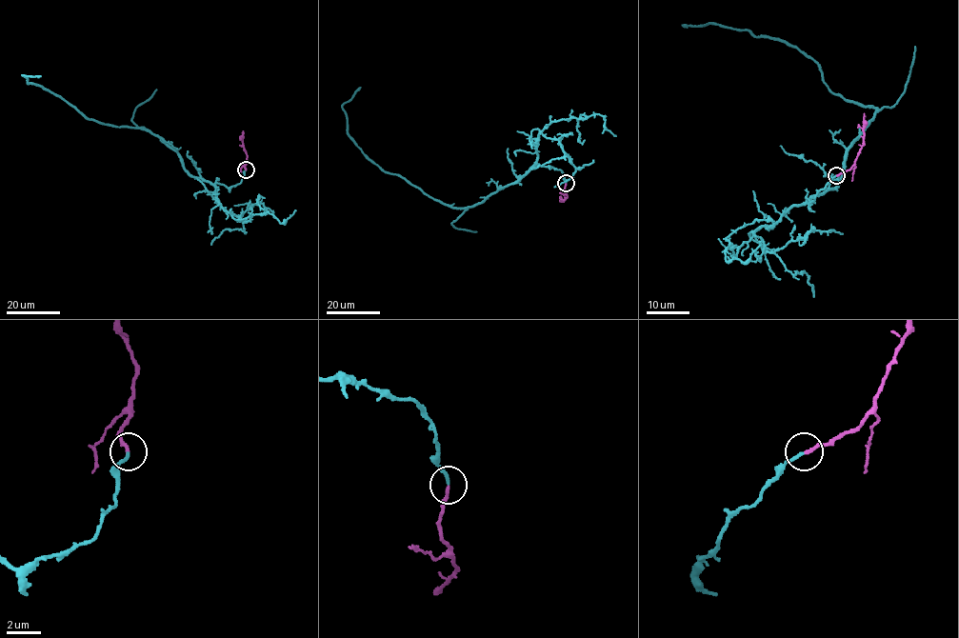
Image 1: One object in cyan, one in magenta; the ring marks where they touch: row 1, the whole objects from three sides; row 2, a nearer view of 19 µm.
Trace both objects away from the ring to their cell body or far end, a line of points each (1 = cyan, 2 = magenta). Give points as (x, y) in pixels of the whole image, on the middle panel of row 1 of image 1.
1: (566, 183), (560, 169), (538, 164), (473, 206), (435, 200), (373, 164), (349, 135), (342, 105), (360, 87)
2: (566, 183), (567, 197), (563, 200)

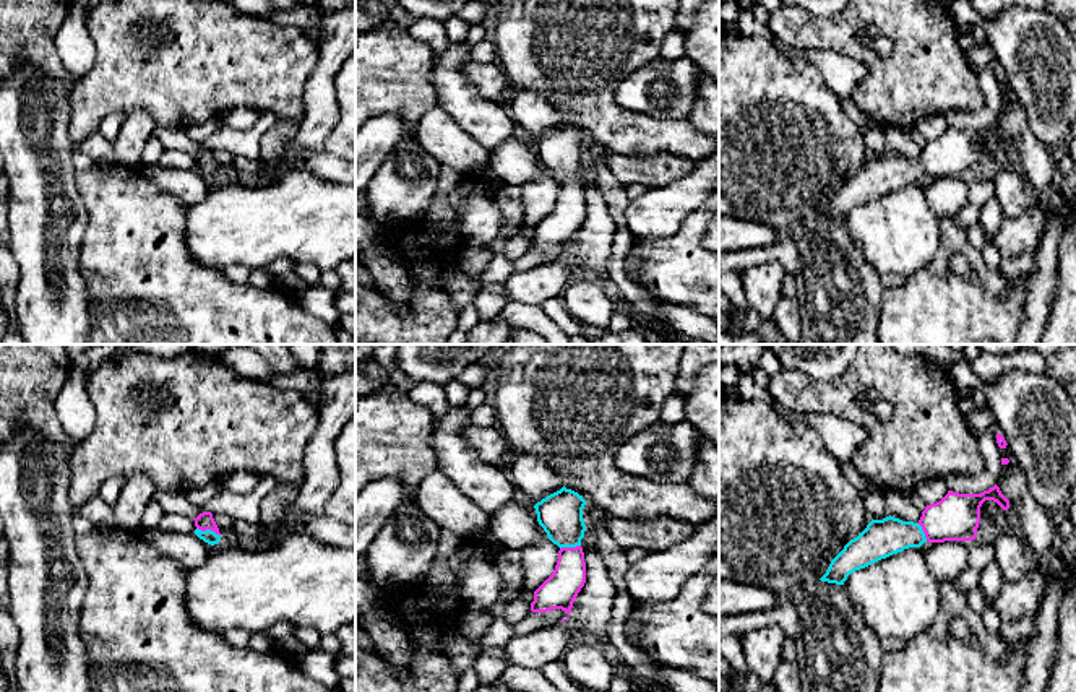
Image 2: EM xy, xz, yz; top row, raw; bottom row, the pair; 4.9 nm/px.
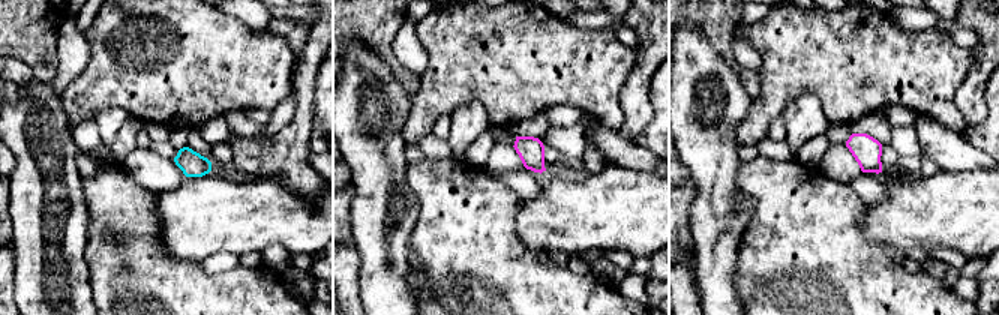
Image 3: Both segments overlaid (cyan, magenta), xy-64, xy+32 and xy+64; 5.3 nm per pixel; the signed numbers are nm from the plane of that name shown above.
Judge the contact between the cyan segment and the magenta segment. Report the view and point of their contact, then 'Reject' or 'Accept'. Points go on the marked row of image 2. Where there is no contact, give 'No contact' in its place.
Touches cyan at xy (208, 530). Accept

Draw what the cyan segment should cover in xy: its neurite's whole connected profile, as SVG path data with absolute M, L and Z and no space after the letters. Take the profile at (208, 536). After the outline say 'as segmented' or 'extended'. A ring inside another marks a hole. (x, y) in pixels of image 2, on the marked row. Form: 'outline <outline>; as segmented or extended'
outline M211 512L200 513L195 520L195 534L204 543L214 546L221 541L219 528L213 518Z; extended

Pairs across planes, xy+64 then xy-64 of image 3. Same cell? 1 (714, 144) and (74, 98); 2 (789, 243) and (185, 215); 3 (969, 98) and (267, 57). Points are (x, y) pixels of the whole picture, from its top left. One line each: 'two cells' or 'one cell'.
1: two cells
2: two cells
3: two cells

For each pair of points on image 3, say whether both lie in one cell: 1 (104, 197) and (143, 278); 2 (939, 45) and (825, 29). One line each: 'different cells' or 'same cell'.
1: same cell
2: same cell

